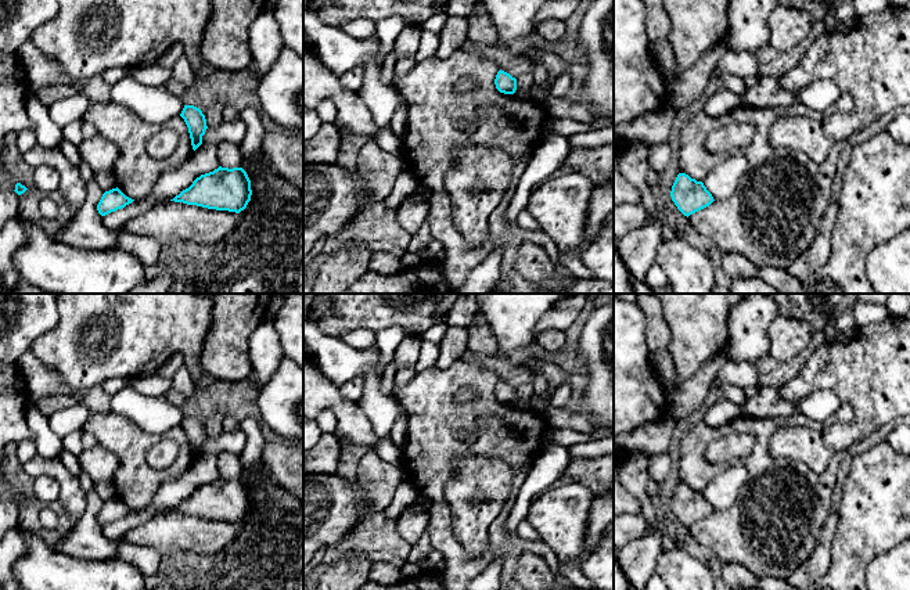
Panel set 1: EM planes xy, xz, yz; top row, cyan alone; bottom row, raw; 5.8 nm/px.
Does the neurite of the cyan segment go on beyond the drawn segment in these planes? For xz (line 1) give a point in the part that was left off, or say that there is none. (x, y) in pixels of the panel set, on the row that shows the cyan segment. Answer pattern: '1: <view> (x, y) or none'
1: none

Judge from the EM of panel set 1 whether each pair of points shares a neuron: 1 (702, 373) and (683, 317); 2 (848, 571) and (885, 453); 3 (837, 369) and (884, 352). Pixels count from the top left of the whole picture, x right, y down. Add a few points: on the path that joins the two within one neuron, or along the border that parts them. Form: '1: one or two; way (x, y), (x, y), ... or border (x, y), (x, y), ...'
1: two; border (723, 351), (711, 356), (683, 384), (673, 385)
2: one; way (858, 542), (881, 507), (881, 482)
3: one; way (848, 369), (867, 369), (873, 363)

